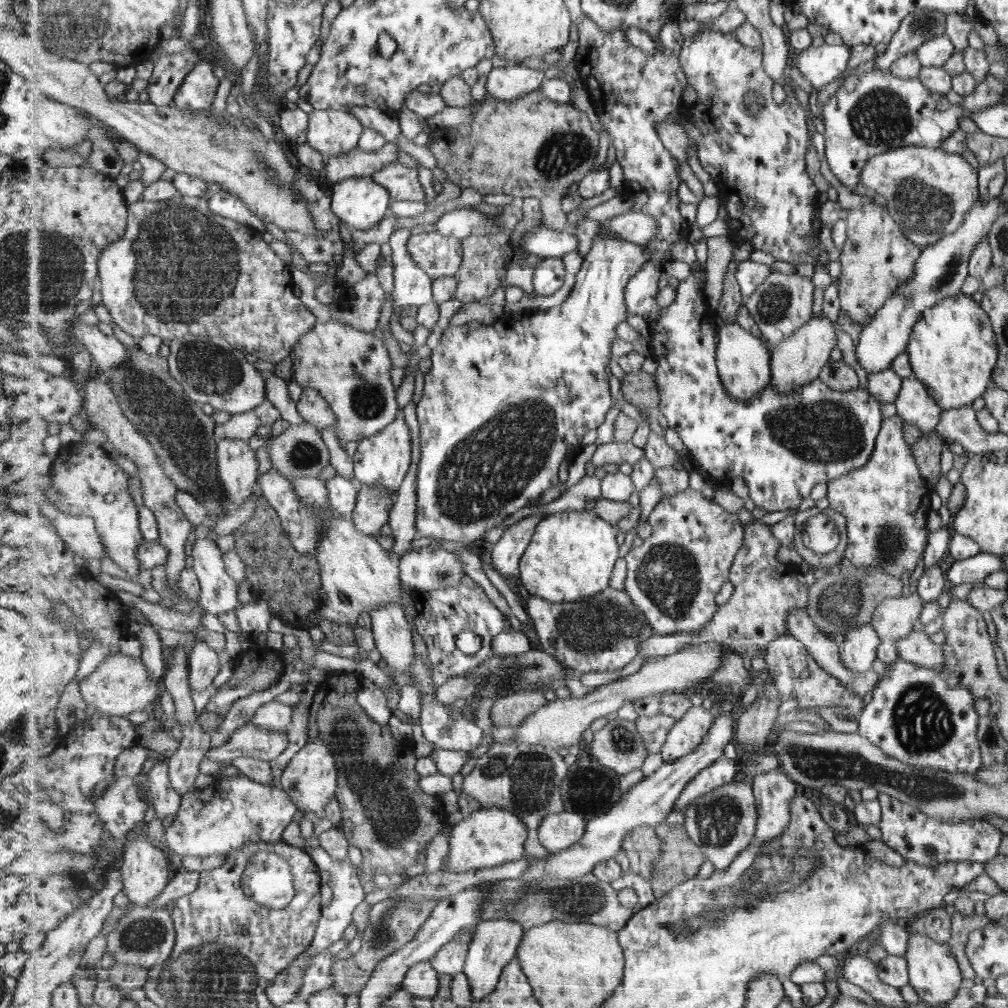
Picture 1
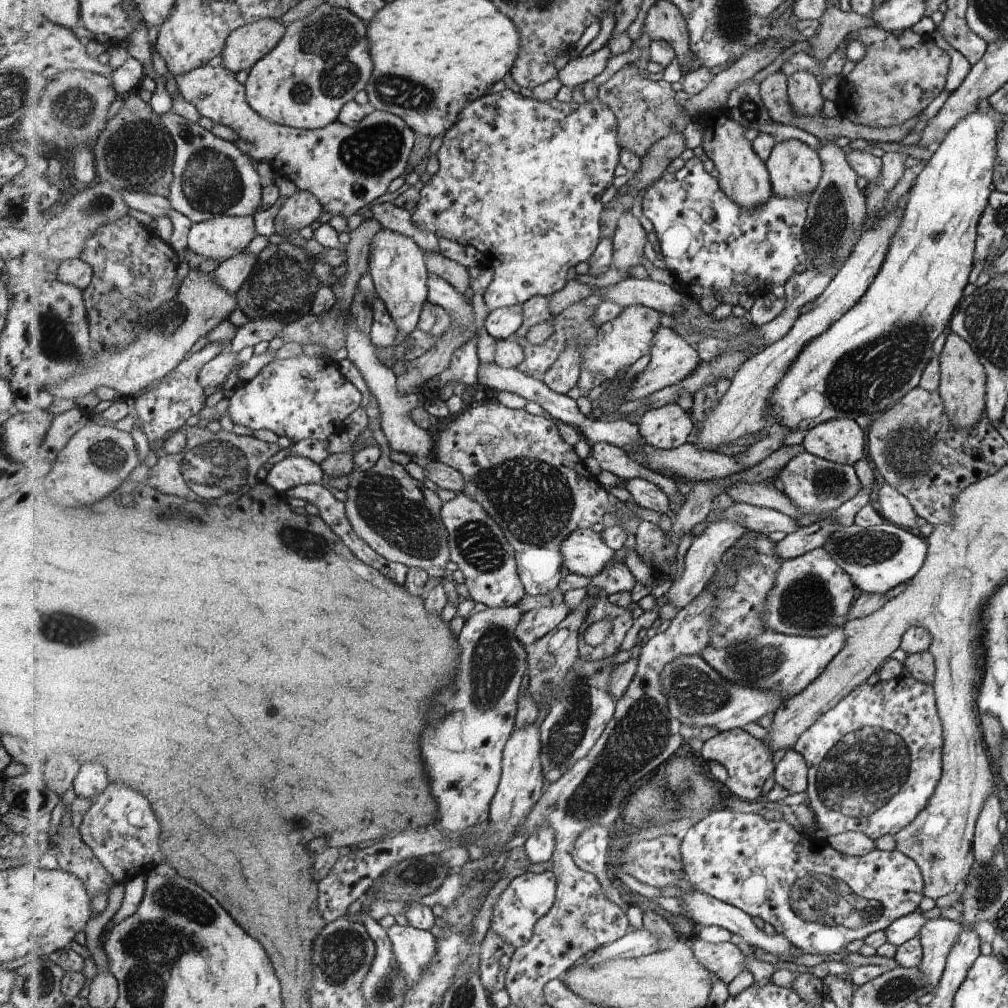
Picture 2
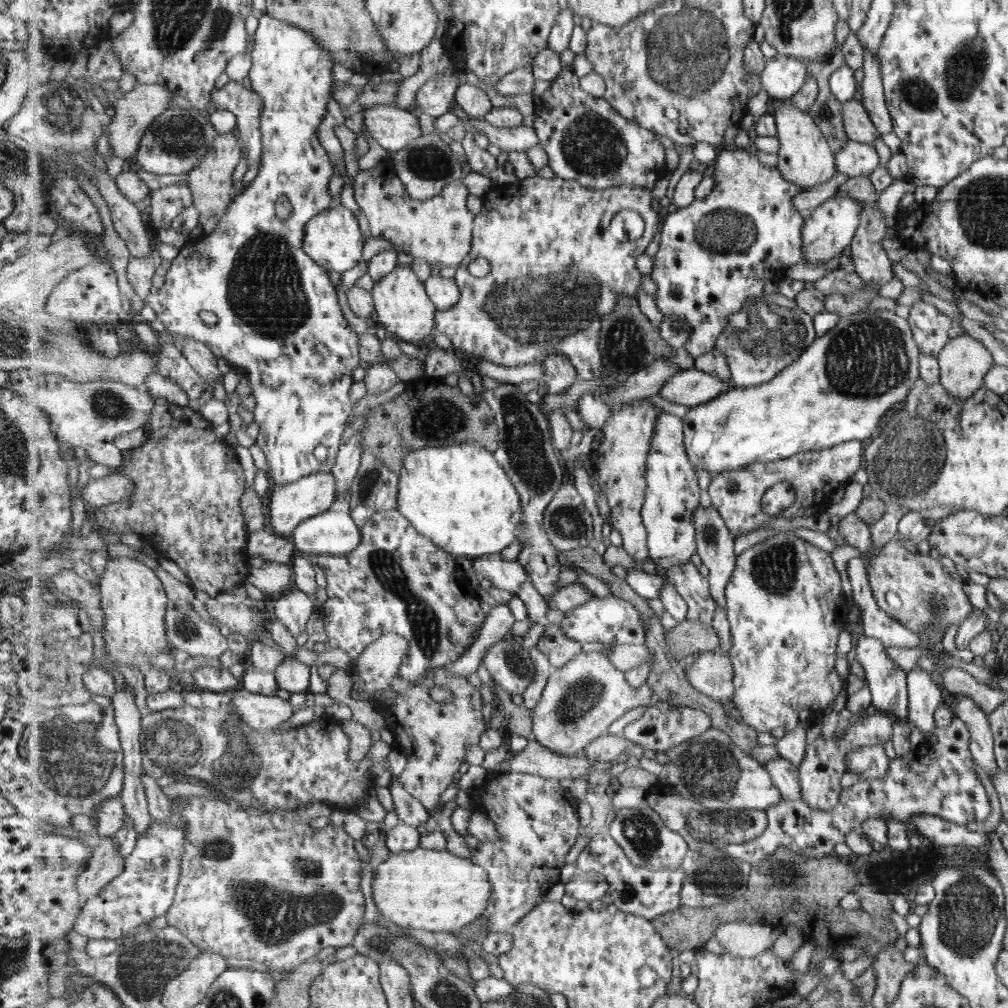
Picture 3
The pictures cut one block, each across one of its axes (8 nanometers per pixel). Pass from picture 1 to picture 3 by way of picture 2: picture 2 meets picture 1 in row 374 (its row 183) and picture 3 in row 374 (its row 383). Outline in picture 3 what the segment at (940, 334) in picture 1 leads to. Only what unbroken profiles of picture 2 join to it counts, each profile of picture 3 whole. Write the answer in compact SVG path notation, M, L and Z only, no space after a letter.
M871 309L841 317L835 328L832 328L825 336L818 336L791 367L787 366L771 382L760 384L757 387L753 385L752 387L731 389L729 392L715 397L715 400L707 402L707 404L691 407L689 414L685 414L685 418L682 419L685 424L684 443L689 459L693 461L695 468L703 467L709 469L709 473L717 474L729 469L741 469L741 467L747 467L753 463L768 463L789 459L800 452L819 451L852 440L865 441L871 439L877 433L885 412L901 406L908 398L908 392L915 384L917 376L920 376L920 374L917 374L917 356L919 356L919 350L917 350L915 342L911 340L911 325L907 323L907 319L897 316L895 311Z

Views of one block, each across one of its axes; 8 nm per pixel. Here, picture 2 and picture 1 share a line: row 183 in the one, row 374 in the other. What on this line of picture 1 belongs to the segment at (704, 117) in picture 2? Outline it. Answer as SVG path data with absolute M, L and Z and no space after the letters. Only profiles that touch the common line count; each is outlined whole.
M724 324L719 330L720 342L717 347L717 366L721 380L732 397L745 402L753 402L763 388L772 382L771 346L761 336L753 336L739 324Z

